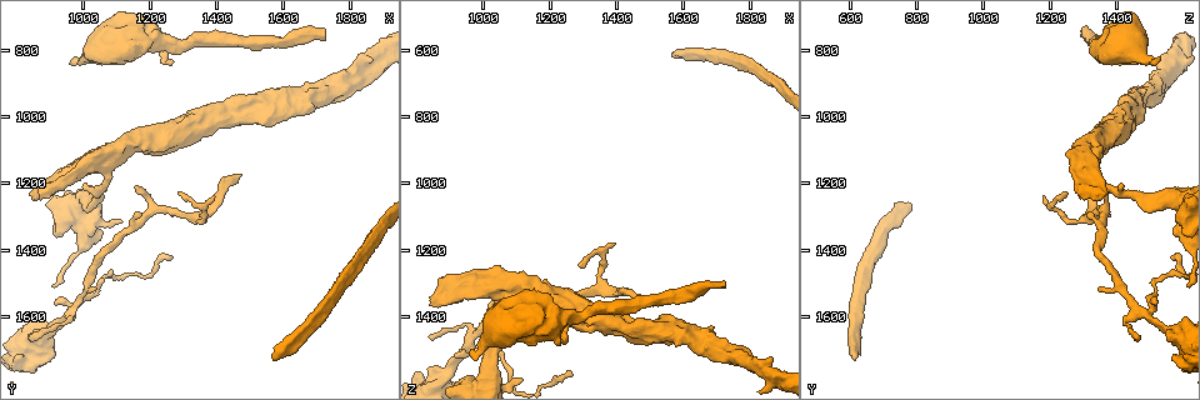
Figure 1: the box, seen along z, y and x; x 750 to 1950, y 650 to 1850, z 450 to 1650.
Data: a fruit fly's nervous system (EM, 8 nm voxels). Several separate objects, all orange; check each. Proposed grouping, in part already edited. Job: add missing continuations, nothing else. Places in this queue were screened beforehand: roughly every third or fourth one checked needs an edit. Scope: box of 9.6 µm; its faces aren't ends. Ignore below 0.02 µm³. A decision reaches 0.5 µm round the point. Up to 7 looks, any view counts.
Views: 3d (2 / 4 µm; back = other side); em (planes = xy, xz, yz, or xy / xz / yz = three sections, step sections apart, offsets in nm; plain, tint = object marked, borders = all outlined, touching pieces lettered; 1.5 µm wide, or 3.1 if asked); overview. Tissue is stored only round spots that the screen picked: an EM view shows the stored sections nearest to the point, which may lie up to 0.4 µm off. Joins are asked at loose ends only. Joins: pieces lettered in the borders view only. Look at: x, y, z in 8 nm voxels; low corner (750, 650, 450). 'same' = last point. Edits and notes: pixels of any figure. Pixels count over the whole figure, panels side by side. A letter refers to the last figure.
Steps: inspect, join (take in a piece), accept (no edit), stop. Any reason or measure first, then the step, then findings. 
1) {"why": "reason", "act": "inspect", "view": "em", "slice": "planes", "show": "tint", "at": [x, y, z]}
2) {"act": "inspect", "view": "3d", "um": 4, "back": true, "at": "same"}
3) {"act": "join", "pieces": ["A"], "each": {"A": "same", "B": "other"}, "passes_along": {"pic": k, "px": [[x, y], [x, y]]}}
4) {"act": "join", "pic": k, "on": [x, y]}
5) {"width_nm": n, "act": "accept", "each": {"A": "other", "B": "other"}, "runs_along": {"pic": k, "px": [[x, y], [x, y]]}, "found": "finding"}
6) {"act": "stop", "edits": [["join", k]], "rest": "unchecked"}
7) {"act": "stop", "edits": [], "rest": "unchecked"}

{"why": "stops while still wide", "act": "inspect", "view": "em", "slice": "xy", "step": 8, "show": "tint", "at": [970, 820, 1530]}

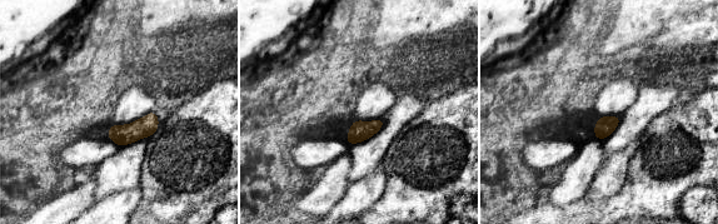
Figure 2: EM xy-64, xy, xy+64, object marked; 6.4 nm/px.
{"act": "inspect", "view": "em", "slice": "planes", "show": "borders", "at": "same"}

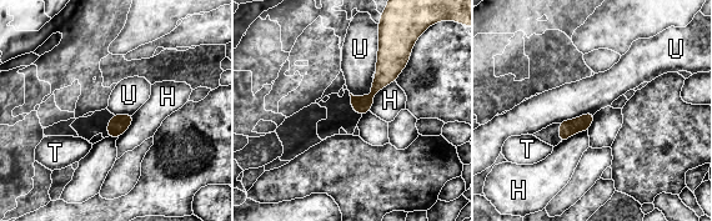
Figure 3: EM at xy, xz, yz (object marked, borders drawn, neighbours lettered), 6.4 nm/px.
{"act": "accept", "each": {"H": "other", "T": "other", "U": "other"}, "border": {"pic": 3, "px": [[379, 29], [379, 53], [375, 70]]}, "found": "no lettered piece goes on from it"}

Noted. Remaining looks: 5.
{"why": "an open end", "act": "inspect", "view": "em", "slice": "planes", "show": "borders", "at": [1470, 1180, 1340]}

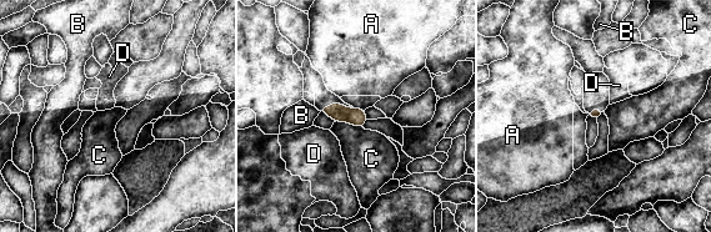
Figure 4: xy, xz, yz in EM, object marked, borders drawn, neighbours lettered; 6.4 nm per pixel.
{"act": "accept", "each": {"A": "other", "B": "other", "C": "other", "D": "other"}, "border": {"pic": 4, "px": [[335, 121], [346, 121], [361, 127]]}, "found": "no lettered piece goes on from it"}

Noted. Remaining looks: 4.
{"why": "tapers out", "act": "inspect", "view": "3d", "um": 2, "at": [850, 1670, 1470]}

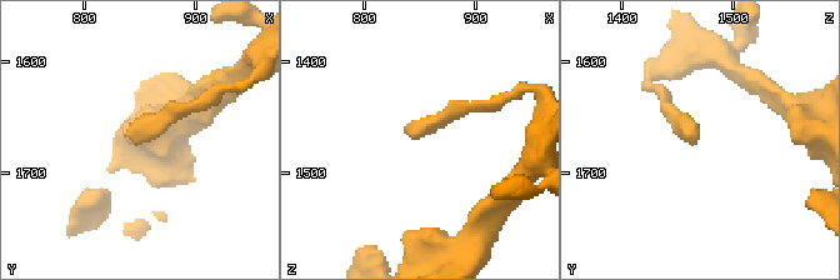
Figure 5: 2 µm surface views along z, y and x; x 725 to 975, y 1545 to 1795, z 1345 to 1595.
{"why": "need the tissue", "act": "inspect", "view": "em", "slice": "planes", "show": "borders", "at": [842, 1674, 1468]}

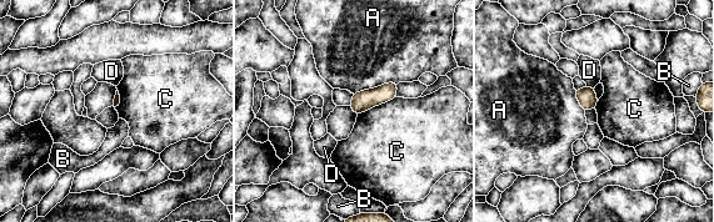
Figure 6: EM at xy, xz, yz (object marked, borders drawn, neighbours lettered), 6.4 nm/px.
{"act": "accept", "each": {"A": "other", "B": "other", "C": "other", "D": "other"}, "found": "no lettered piece goes on from it"}

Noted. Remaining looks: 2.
{"act": "stop", "edits": [], "rest": "unchecked"}

